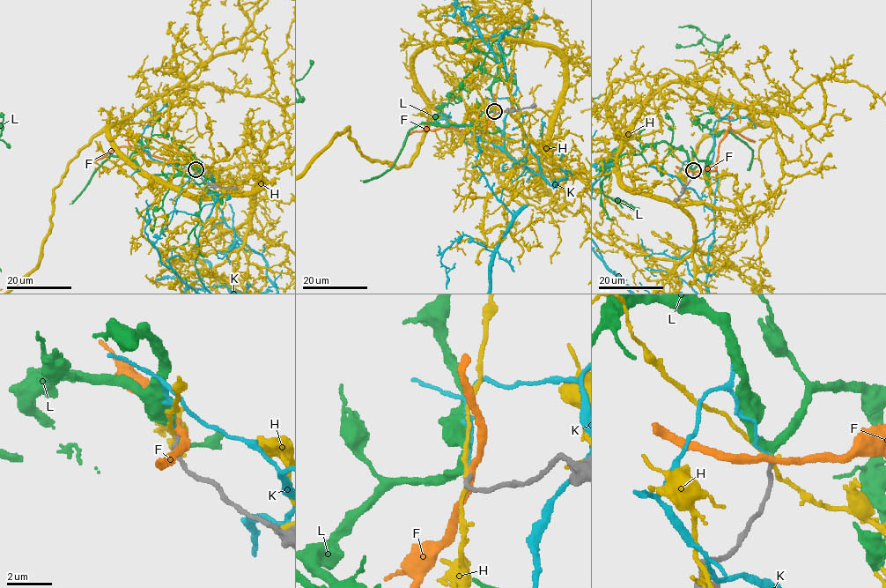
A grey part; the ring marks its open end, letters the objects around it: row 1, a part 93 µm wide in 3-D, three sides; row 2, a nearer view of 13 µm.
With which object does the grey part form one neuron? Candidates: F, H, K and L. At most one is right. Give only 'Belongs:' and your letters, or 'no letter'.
Belongs: L

